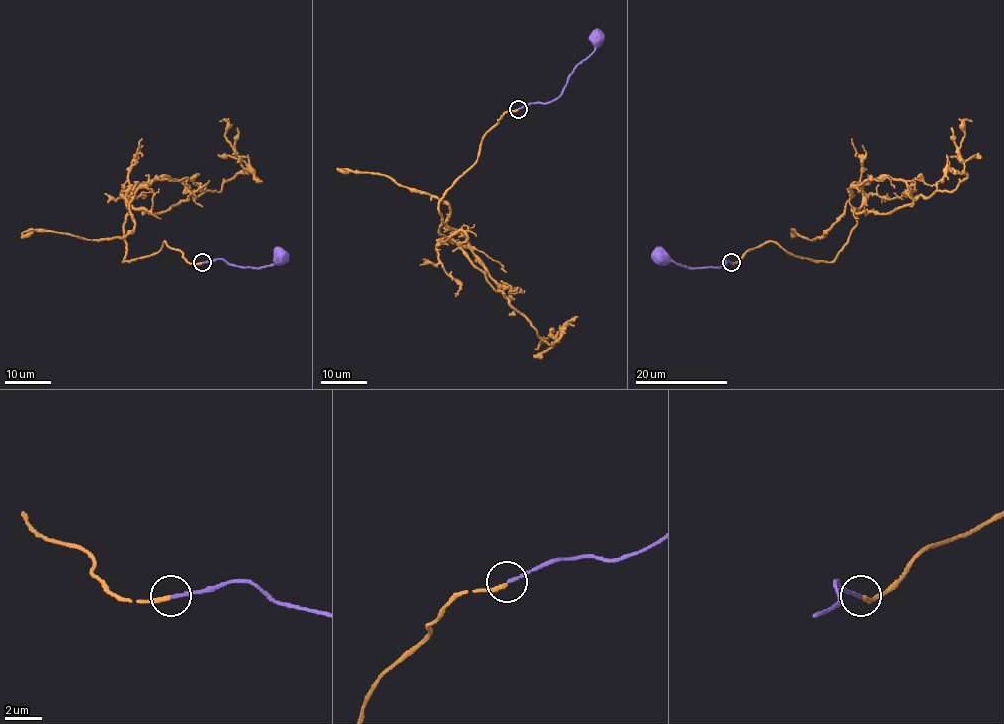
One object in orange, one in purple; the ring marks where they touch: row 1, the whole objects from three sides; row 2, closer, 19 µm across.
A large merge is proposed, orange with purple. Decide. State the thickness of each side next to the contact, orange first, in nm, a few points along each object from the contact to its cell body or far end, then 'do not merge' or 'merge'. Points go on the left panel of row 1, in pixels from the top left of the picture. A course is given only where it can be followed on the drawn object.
260 nm thick on the orange side, 190 nm on the other; orange runs (202, 262), (164, 241), (123, 262), (123, 225), (131, 208), (164, 212), (242, 168), (219, 121); purple runs (202, 262), (223, 259), (240, 267), (262, 268), (275, 264), (279, 260), (276, 256), (279, 256); merge

